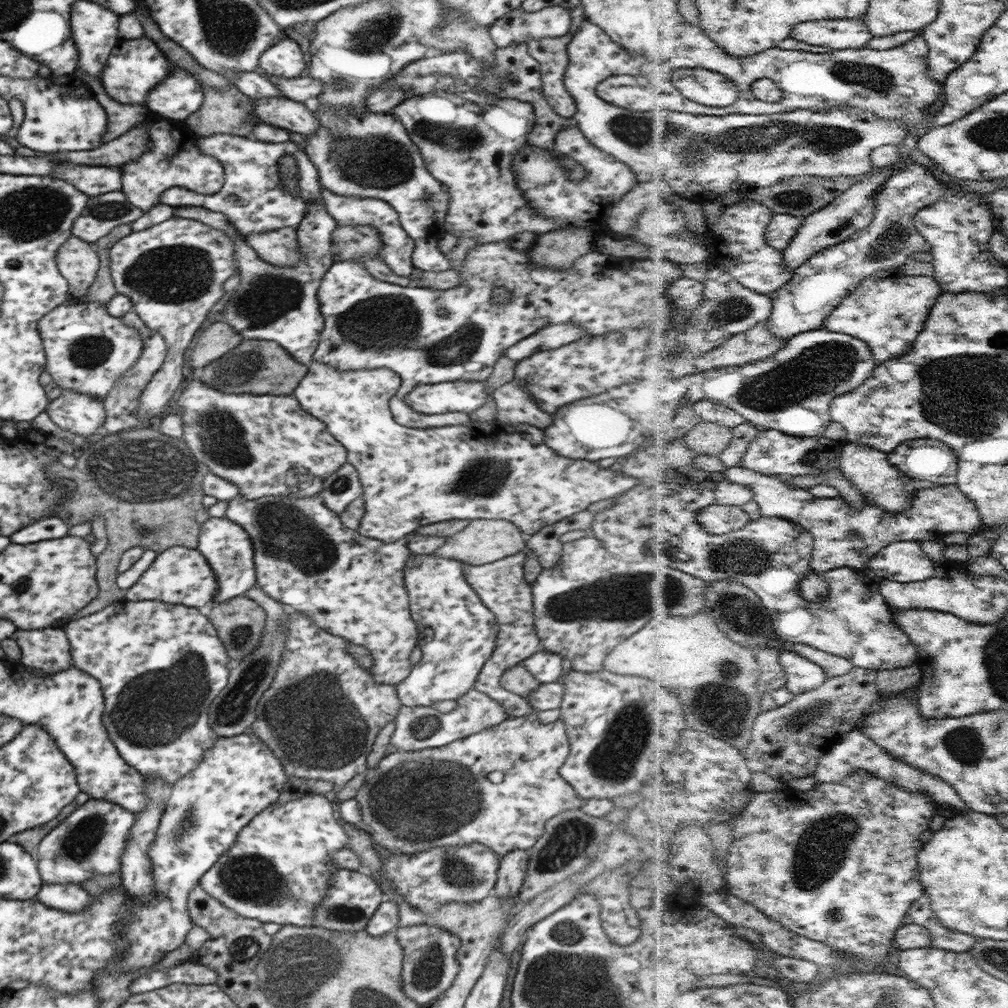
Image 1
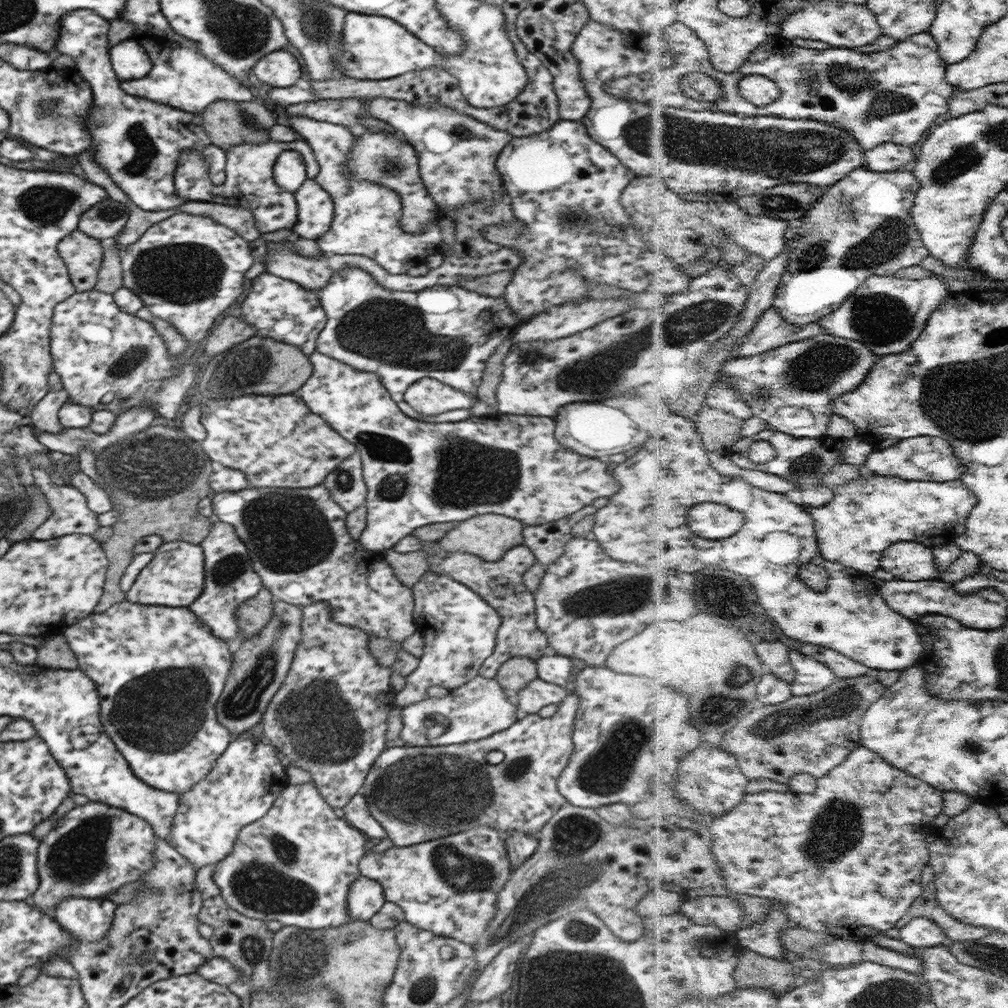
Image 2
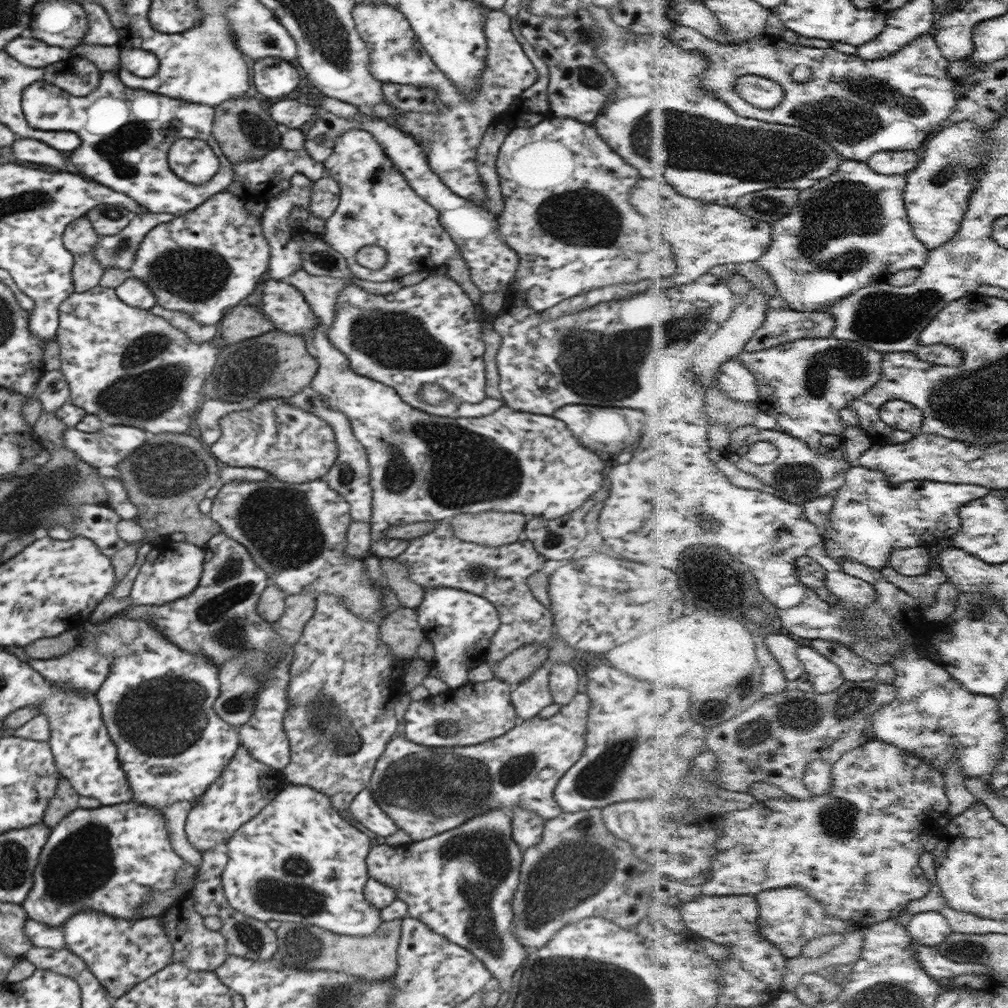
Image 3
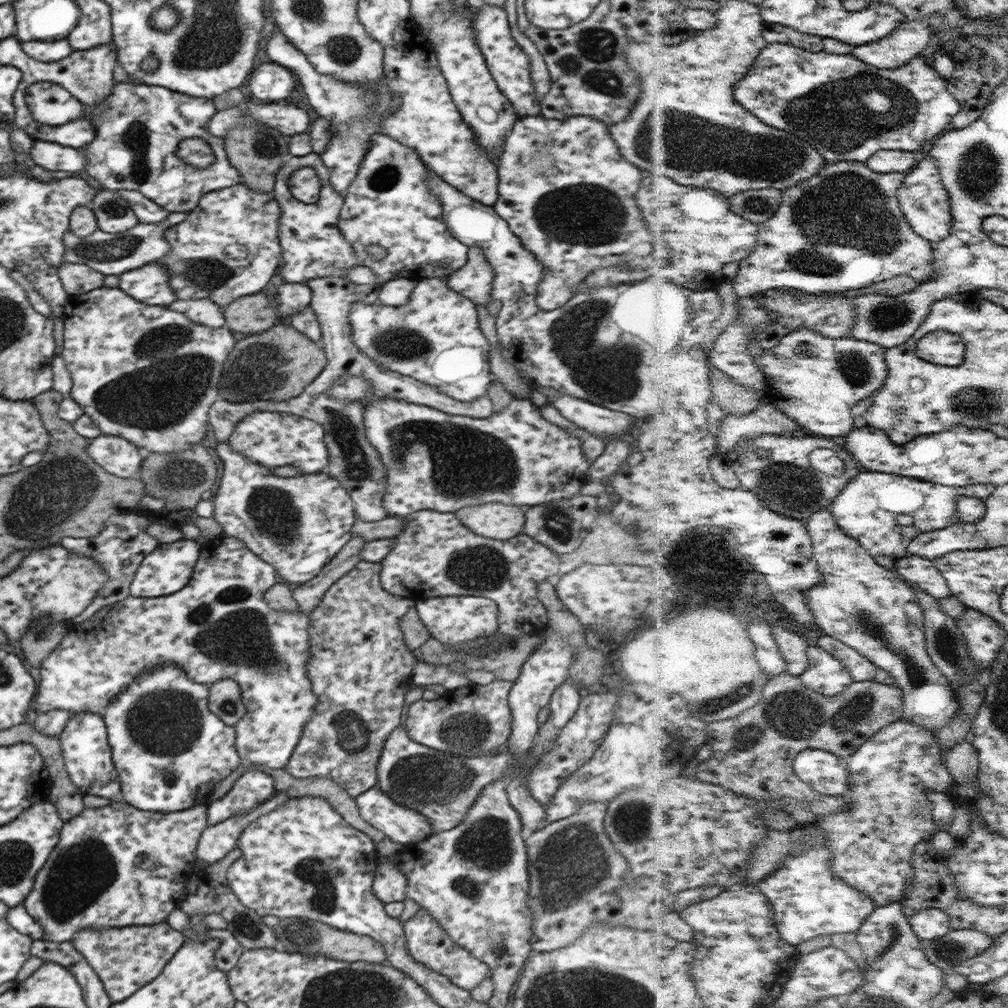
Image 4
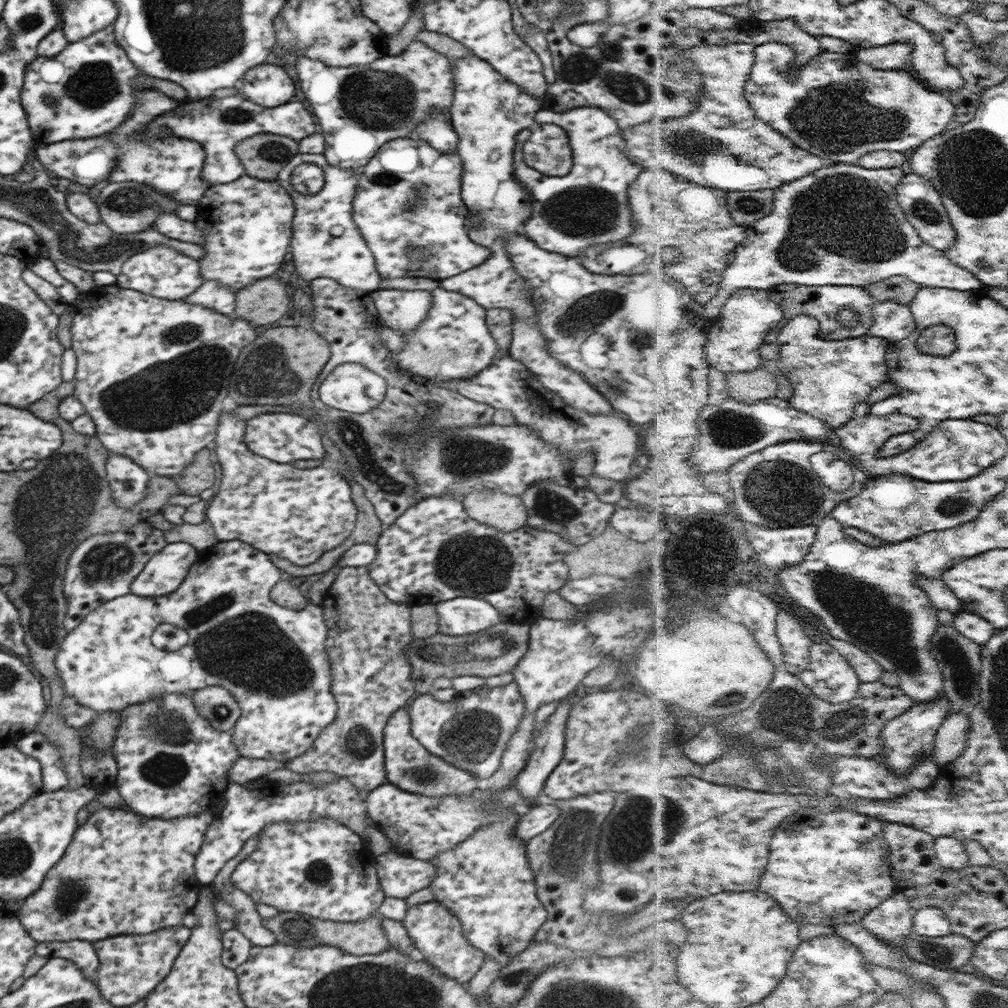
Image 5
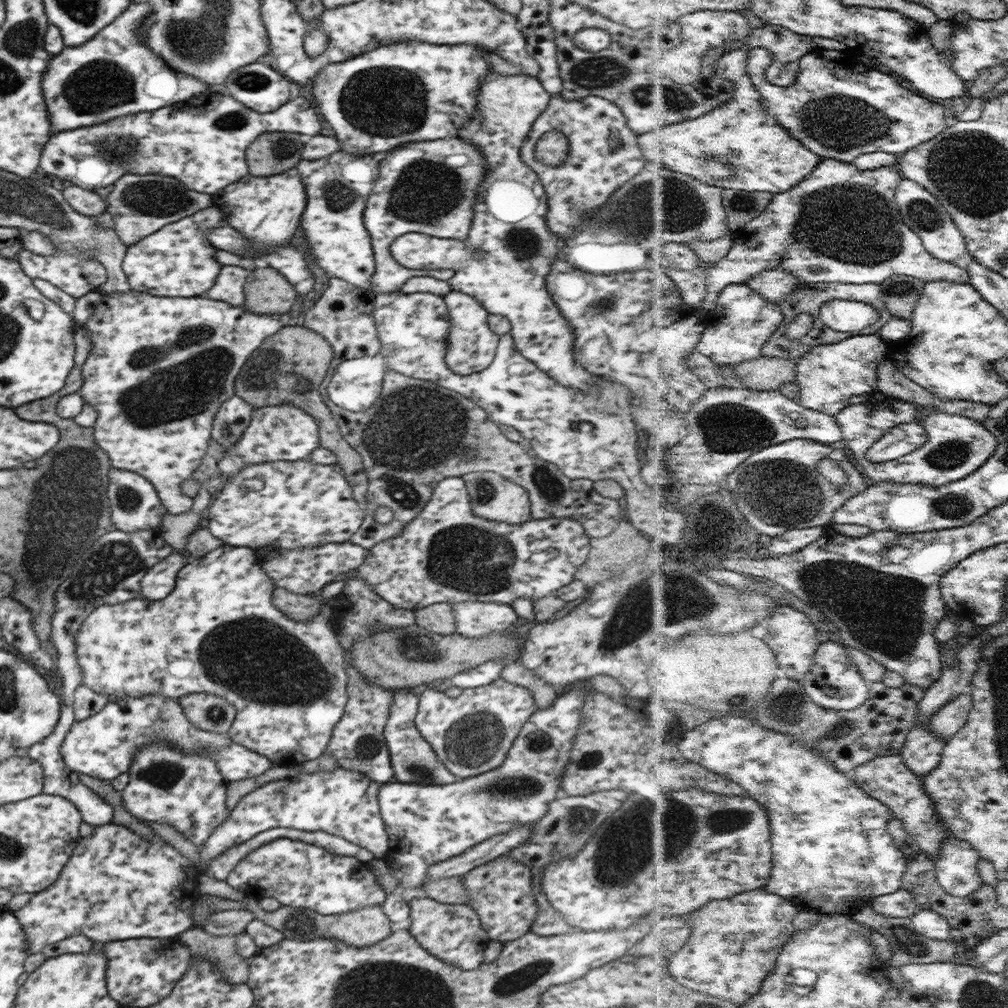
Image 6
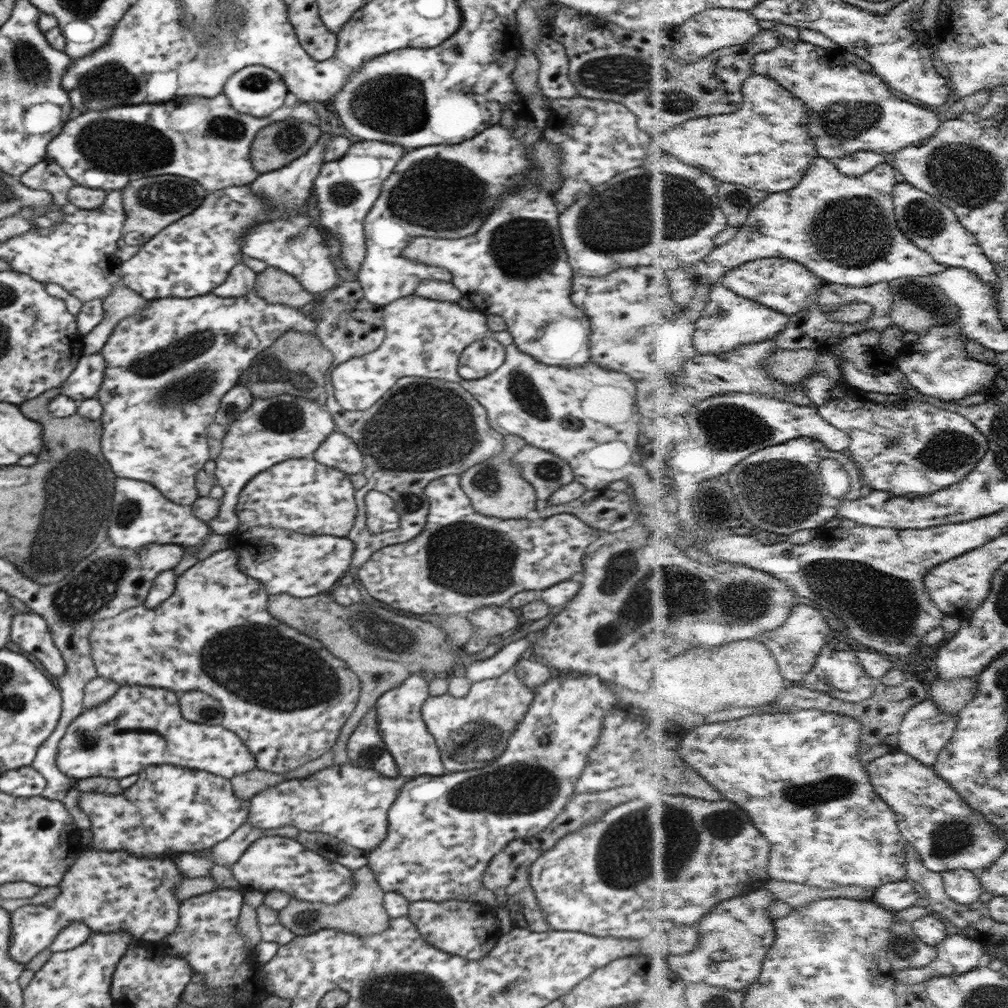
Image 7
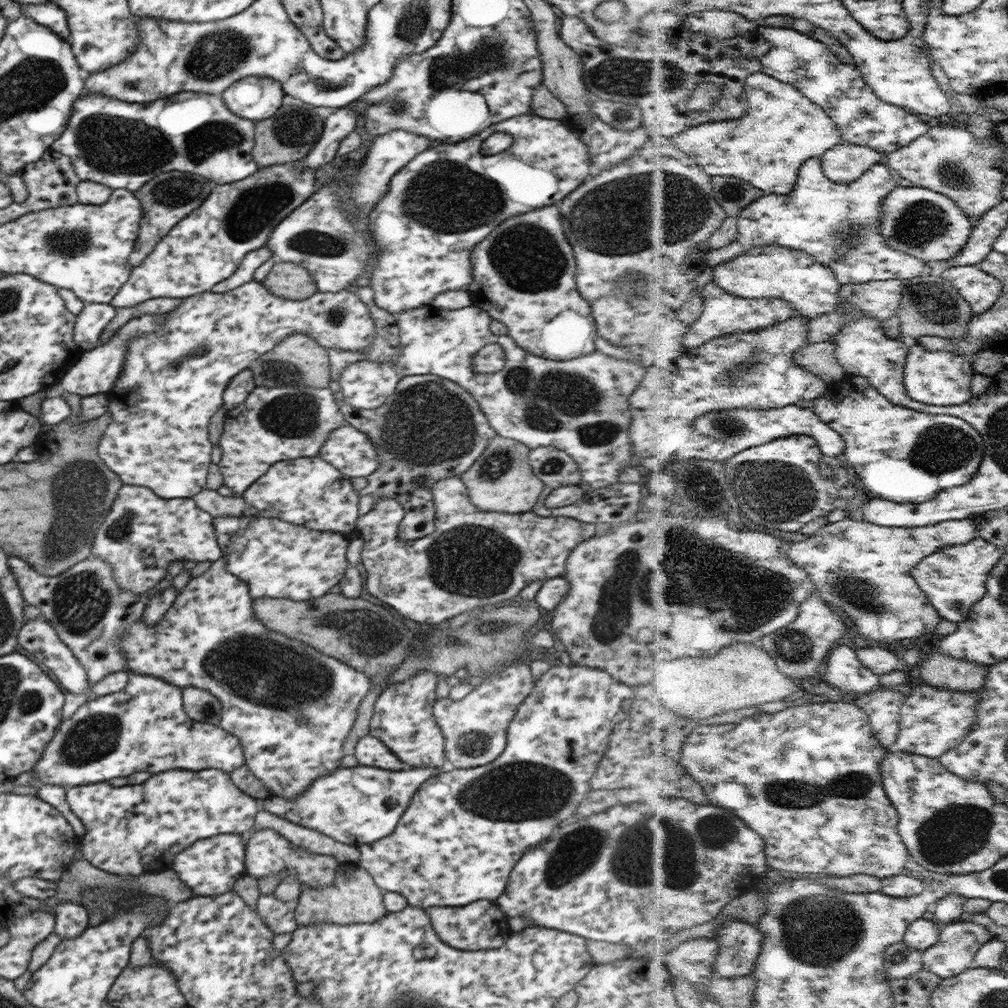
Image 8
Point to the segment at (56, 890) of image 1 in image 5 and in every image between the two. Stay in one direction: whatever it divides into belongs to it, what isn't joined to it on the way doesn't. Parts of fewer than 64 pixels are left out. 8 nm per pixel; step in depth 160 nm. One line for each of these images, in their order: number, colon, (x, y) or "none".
2: (87, 919)
3: (119, 952)
4: (124, 959)
5: (130, 966)

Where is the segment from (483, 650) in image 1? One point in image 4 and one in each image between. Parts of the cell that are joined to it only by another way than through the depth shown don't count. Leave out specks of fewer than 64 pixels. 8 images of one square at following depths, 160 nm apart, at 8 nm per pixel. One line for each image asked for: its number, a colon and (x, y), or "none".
2: (459, 628)
3: (460, 625)
4: (450, 620)

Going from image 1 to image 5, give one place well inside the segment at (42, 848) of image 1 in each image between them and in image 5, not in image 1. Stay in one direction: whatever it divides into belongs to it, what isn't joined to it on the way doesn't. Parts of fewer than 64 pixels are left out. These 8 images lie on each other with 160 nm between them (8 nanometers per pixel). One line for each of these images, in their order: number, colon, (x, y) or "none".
2: (95, 848)
3: (108, 858)
4: (117, 866)
5: (122, 873)

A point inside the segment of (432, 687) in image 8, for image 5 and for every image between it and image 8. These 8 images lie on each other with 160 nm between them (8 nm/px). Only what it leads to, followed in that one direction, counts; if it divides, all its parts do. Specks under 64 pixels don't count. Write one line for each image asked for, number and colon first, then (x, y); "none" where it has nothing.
5: (408, 766)
6: (412, 761)
7: (400, 726)

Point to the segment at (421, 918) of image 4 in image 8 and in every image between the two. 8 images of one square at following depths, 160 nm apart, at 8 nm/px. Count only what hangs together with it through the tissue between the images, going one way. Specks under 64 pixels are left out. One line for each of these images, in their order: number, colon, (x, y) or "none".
5: (436, 934)
6: (452, 933)
7: (465, 929)
8: (480, 925)

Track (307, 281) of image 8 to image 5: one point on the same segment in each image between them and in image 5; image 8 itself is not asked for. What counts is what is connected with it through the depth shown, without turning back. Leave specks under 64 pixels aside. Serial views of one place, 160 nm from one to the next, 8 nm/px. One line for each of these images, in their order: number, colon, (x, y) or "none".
5: (262, 302)
6: (265, 291)
7: (275, 287)

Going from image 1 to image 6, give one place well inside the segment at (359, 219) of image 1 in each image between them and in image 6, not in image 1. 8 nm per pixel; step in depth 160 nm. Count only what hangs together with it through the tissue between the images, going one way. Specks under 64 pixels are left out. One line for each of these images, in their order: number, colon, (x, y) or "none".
2: (365, 219)
3: (376, 207)
4: (387, 203)
5: (407, 194)
6: (429, 187)

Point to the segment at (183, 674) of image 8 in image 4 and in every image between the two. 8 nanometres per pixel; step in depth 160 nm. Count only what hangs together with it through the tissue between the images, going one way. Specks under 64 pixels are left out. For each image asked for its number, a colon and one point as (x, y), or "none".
4: (218, 625)
5: (271, 659)
6: (217, 632)
7: (285, 697)

